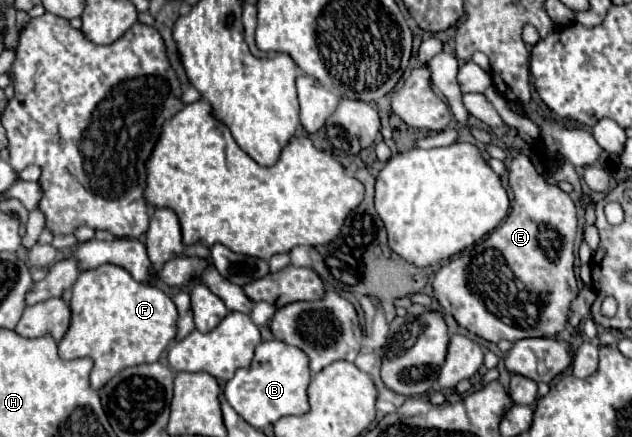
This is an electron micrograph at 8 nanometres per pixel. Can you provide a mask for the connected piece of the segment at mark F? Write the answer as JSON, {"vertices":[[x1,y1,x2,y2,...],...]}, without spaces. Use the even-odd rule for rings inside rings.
{"vertices":[[112,263,82,271,72,287,72,323,58,353,62,359,90,357,94,361,90,383,94,389,104,387,116,373,140,363,154,363,176,337,178,311,174,301,150,283,134,281,124,267]]}

